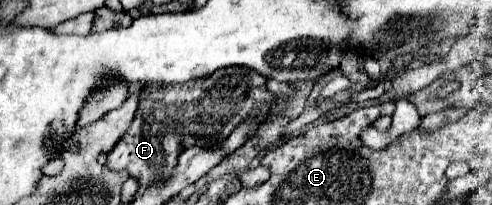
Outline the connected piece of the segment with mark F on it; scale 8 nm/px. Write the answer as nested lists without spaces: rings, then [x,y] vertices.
[[[230,66],[222,68],[206,78],[196,80],[196,92],[192,100],[182,102],[180,106],[166,108],[164,94],[166,86],[160,84],[146,84],[150,86],[150,94],[146,94],[138,106],[136,118],[130,130],[122,136],[112,152],[106,156],[106,168],[112,170],[126,170],[130,176],[140,180],[140,188],[154,180],[166,180],[176,166],[178,154],[188,146],[216,146],[220,144],[252,110],[258,102],[274,102],[276,96],[266,90],[266,78],[246,66]]]

